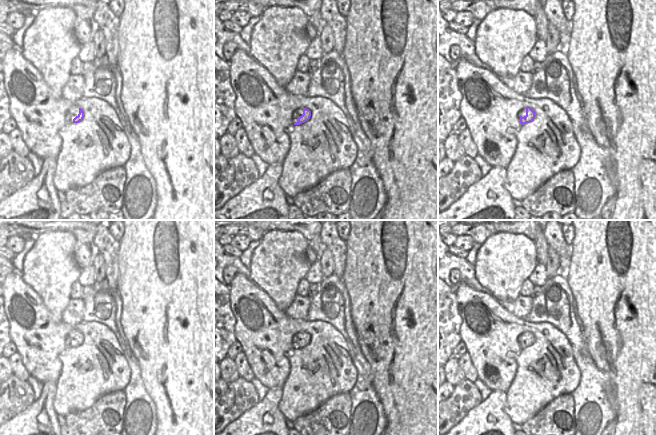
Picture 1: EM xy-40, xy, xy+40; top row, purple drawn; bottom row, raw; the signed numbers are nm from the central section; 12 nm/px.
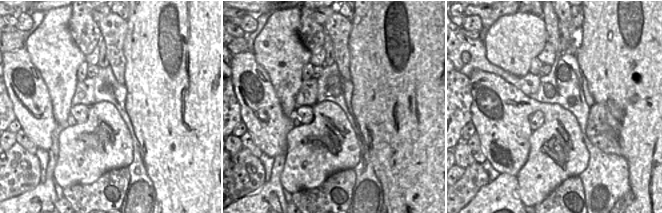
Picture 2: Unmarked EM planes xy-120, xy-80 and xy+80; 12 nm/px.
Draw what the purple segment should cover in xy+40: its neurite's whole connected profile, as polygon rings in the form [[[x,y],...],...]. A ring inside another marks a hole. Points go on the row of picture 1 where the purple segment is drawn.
[[[526,107],[525,109],[519,111],[518,117],[521,125],[524,125],[534,120],[535,112],[530,107]]]

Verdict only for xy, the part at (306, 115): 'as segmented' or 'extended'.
extended

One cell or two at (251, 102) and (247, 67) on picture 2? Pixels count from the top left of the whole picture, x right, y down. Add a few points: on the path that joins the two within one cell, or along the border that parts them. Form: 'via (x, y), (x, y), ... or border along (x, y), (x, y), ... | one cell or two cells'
via (251, 93), (251, 76) | one cell

